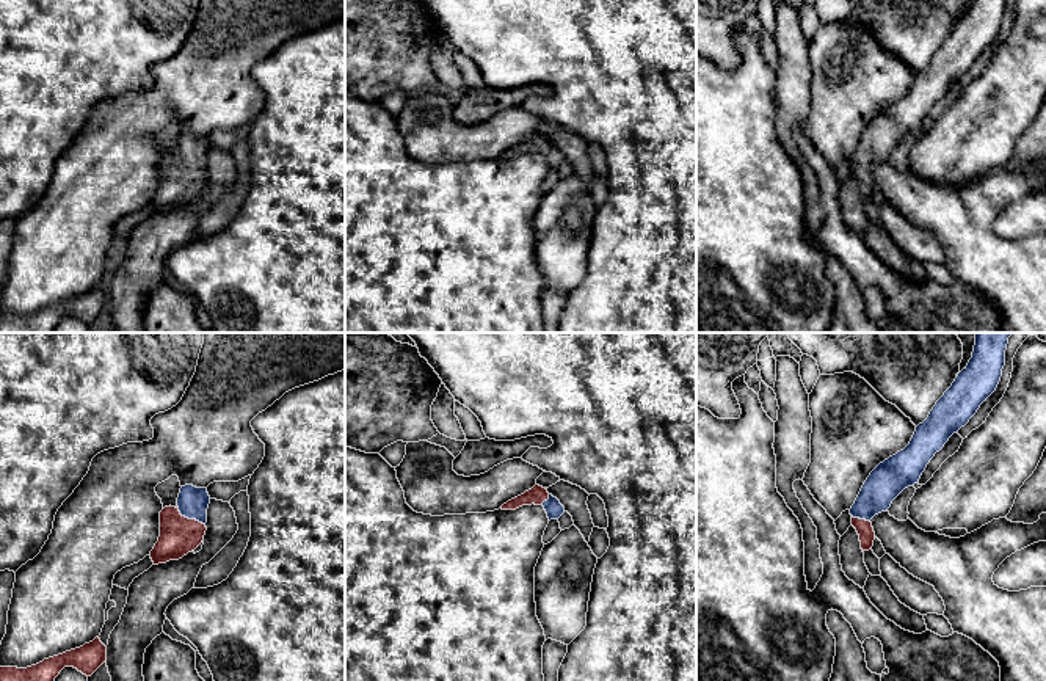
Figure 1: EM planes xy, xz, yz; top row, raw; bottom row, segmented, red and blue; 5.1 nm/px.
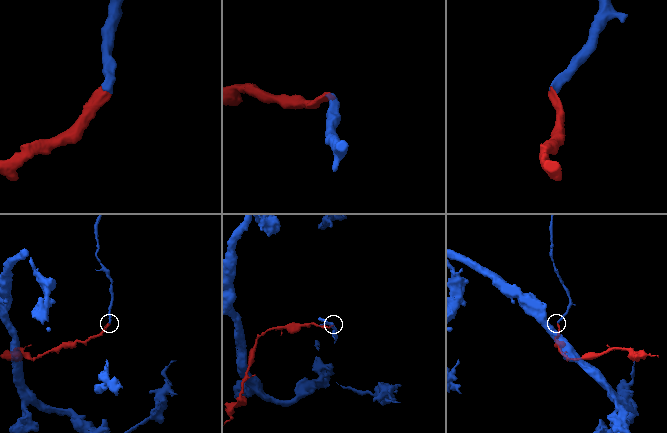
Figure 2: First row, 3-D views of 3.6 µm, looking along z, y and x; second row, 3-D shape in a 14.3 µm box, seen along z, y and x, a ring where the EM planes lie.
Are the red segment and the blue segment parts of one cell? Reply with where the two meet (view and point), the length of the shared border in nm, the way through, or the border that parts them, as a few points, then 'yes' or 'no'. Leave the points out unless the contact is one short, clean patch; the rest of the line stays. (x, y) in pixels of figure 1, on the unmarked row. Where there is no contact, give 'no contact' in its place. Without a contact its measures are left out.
meets red in xy at (190, 168); contact 170 nm long; runs through xy (179, 184), (190, 168), (193, 151); yes

